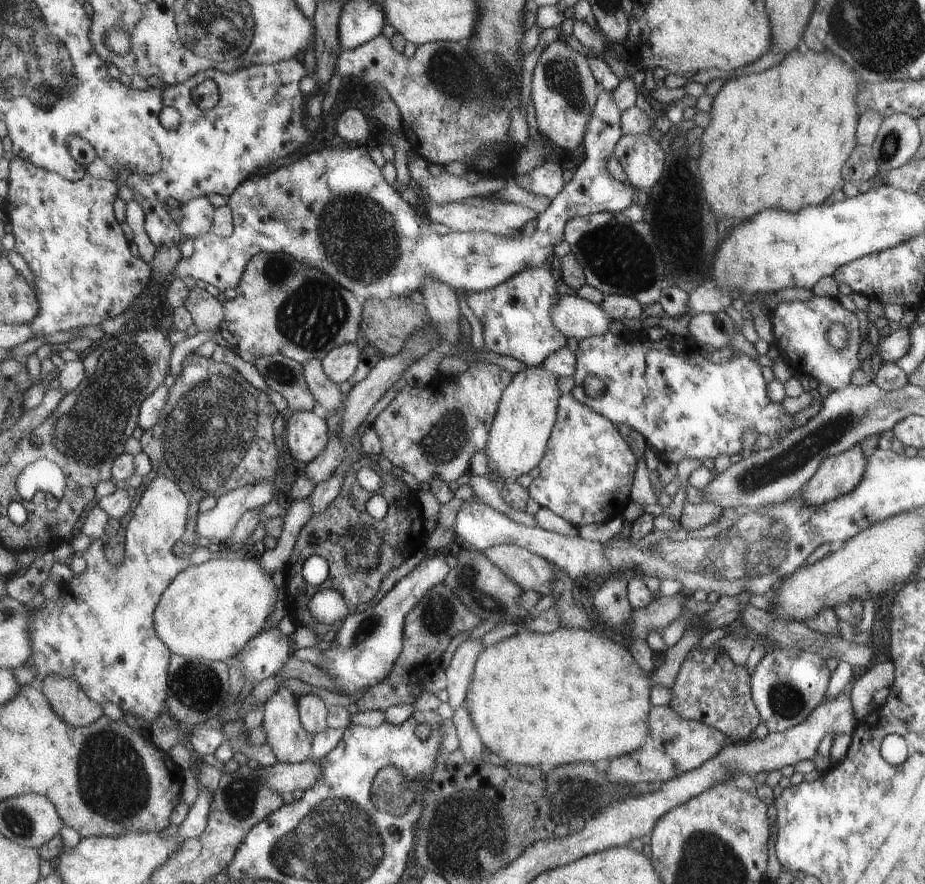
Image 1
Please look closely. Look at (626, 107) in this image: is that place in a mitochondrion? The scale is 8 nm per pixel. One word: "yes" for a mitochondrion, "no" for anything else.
no

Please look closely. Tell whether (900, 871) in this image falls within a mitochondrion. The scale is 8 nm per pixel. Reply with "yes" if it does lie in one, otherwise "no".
no

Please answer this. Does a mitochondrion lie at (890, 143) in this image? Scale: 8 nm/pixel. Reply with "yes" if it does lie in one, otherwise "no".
yes

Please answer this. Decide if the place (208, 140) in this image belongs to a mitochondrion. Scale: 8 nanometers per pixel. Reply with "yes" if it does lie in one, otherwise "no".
no

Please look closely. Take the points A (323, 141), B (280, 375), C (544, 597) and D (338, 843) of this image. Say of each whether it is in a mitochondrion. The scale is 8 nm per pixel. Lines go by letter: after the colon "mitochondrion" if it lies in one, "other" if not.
A: other
B: mitochondrion
C: other
D: mitochondrion

